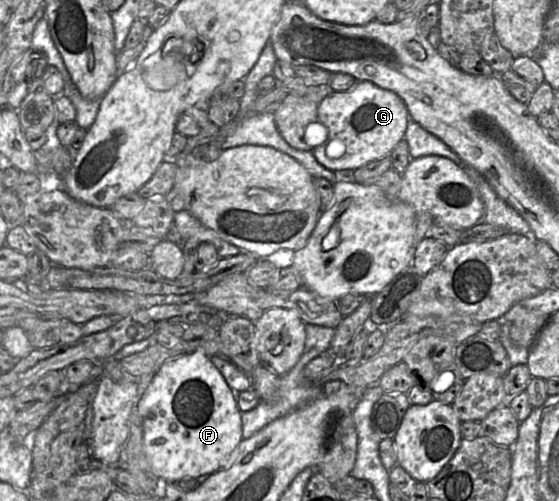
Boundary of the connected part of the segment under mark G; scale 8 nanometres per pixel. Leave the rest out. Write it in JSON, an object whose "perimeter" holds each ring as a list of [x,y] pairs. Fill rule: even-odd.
{"perimeter":[[[358,81],[350,90],[331,92],[321,101],[317,122],[326,127],[327,139],[313,149],[316,160],[331,171],[352,172],[392,153],[404,139],[409,114],[396,93],[369,81]]]}

